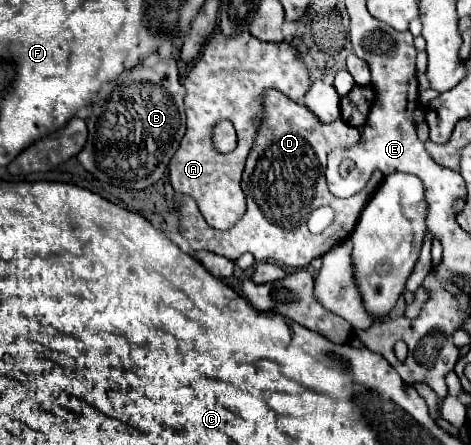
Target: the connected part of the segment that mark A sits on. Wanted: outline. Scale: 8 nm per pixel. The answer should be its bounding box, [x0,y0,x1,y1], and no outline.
[169,32,311,230]

